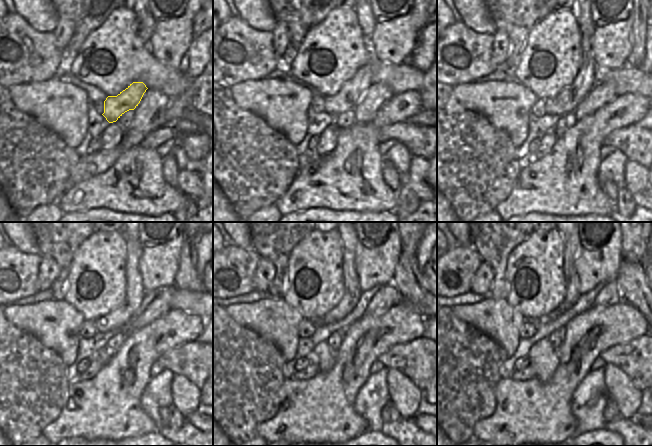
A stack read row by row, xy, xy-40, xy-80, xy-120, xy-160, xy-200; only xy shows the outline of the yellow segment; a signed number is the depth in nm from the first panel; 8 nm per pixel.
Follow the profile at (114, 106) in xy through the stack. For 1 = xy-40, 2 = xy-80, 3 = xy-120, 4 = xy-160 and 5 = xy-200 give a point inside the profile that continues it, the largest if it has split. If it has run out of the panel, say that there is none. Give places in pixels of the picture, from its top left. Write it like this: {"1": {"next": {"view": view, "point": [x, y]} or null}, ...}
{"1": {"next": {"view": "xy-40", "point": [349, 95]}}, "2": {"next": {"view": "xy-80", "point": [566, 101]}}, "3": {"next": {"view": "xy-120", "point": [115, 320]}}, "4": {"next": {"view": "xy-160", "point": [351, 296]}}, "5": {"next": {"view": "xy-200", "point": [571, 242]}}}

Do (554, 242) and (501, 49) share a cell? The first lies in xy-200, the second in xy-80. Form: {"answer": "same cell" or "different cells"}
{"answer": "different cells"}

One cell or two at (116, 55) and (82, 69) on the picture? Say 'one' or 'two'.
one

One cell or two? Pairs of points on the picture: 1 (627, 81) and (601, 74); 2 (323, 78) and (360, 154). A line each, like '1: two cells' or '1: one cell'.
1: one cell
2: two cells

